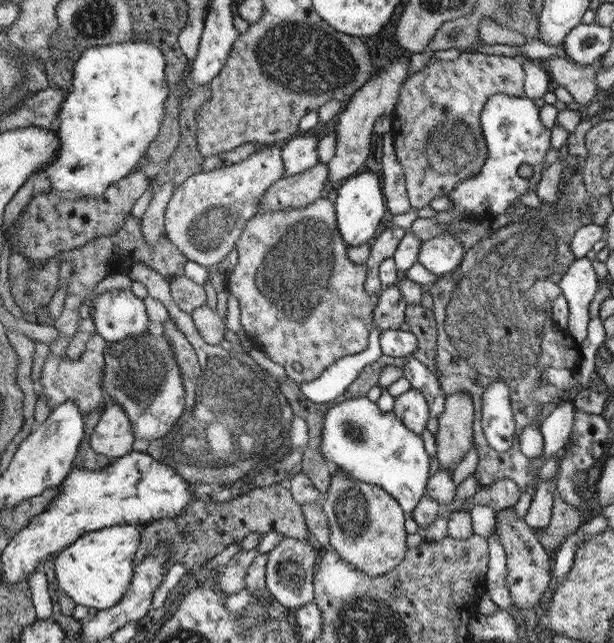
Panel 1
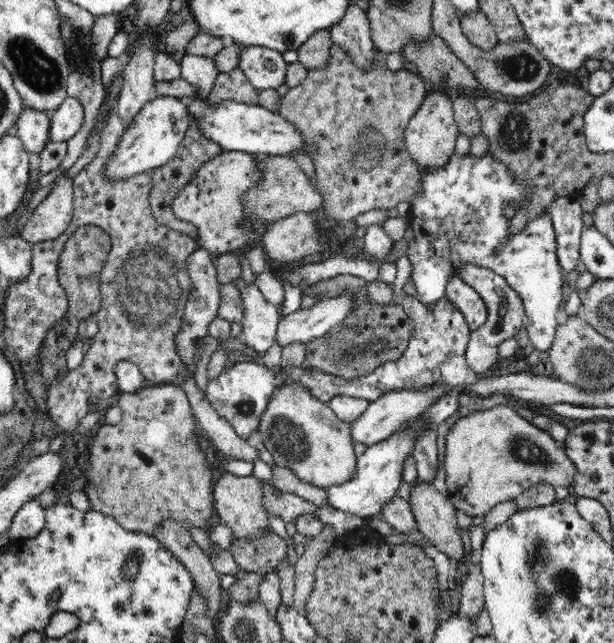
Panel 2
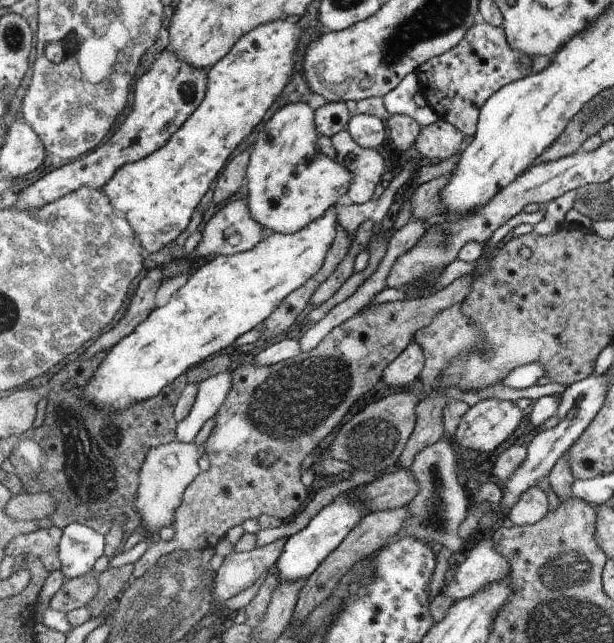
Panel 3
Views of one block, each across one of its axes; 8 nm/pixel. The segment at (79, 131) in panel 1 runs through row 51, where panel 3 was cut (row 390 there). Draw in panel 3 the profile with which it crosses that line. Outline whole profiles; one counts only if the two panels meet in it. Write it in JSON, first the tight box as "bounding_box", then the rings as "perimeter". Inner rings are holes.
{"bounding_box":[83,210,339,410],"perimeter":[[[327,210],[319,220],[311,222],[307,228],[295,234],[271,234],[265,240],[259,240],[247,252],[219,256],[205,262],[203,266],[197,266],[197,270],[193,270],[193,274],[189,276],[187,284],[173,292],[165,306],[155,308],[129,336],[125,336],[107,350],[105,362],[103,366],[99,366],[99,374],[95,374],[95,382],[91,382],[91,386],[83,390],[87,400],[99,408],[107,406],[107,410],[119,410],[155,398],[177,376],[185,374],[193,366],[199,366],[207,356],[219,352],[221,348],[231,346],[231,342],[243,332],[259,328],[289,294],[299,290],[321,270],[325,256],[337,238],[337,224],[339,220],[335,210]]]}

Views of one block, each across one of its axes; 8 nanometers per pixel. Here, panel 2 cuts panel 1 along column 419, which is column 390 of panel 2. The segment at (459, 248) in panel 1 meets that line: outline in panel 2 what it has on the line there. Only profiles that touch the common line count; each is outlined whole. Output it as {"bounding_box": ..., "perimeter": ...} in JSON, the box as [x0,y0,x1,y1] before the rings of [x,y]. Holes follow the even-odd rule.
{"bounding_box":[284,152,566,352],"perimeter":[[[454,152],[442,168],[420,172],[422,186],[414,200],[410,200],[408,216],[408,226],[412,226],[414,230],[412,240],[396,240],[390,254],[386,254],[382,260],[376,260],[366,252],[336,252],[324,262],[318,260],[314,264],[300,266],[300,270],[296,272],[284,274],[284,280],[296,288],[340,276],[376,282],[384,264],[398,264],[398,260],[406,256],[412,266],[410,280],[414,282],[416,296],[422,304],[428,304],[448,296],[446,286],[450,284],[450,280],[460,278],[464,282],[464,266],[472,264],[478,268],[488,268],[496,276],[502,276],[506,284],[522,298],[530,342],[538,348],[538,352],[550,350],[558,330],[556,314],[564,302],[562,288],[566,282],[566,276],[558,262],[558,234],[554,230],[552,216],[548,212],[540,214],[530,224],[526,222],[520,232],[514,232],[510,236],[512,220],[508,220],[504,214],[506,208],[518,212],[528,206],[534,196],[532,188],[518,180],[518,176],[514,176],[490,152],[486,152],[484,156],[472,156],[472,152],[460,156]]]}

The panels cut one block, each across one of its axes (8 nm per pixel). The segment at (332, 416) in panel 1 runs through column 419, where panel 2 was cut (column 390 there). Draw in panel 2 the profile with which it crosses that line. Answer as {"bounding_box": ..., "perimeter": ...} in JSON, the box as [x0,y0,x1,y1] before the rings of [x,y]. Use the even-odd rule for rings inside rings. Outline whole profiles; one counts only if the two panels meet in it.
{"bounding_box":[322,426,424,518],"perimeter":[[[408,426],[408,430],[402,430],[400,434],[392,434],[388,440],[378,442],[370,448],[366,448],[360,458],[356,458],[356,468],[354,468],[354,478],[346,480],[346,484],[334,484],[328,488],[322,488],[326,492],[328,504],[336,510],[344,510],[362,518],[368,518],[372,514],[378,514],[396,494],[398,486],[402,484],[402,468],[406,454],[412,454],[414,440],[420,438],[420,432],[424,426]]]}

